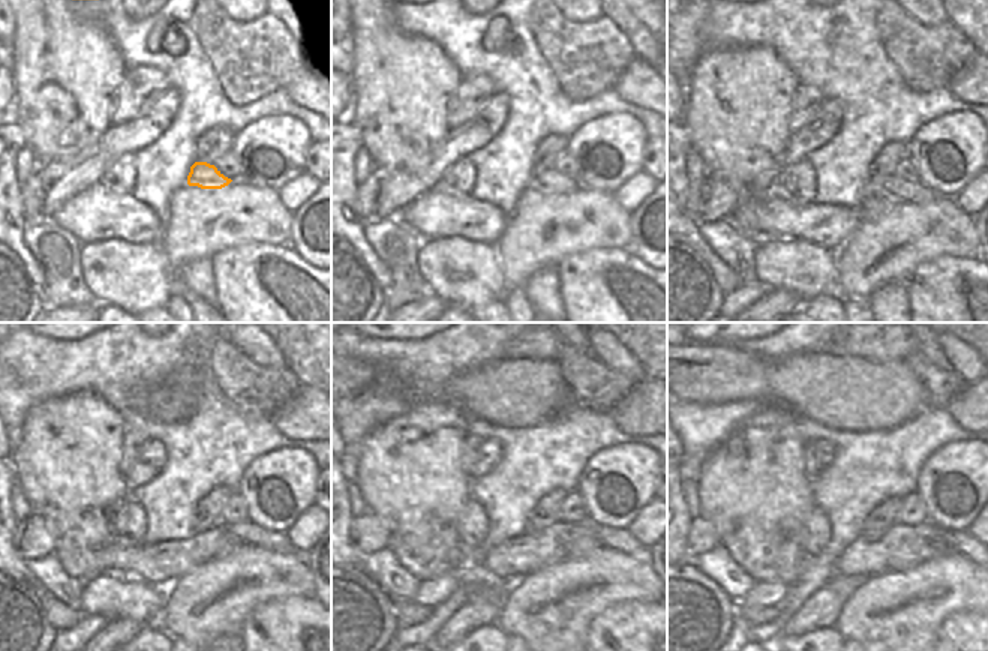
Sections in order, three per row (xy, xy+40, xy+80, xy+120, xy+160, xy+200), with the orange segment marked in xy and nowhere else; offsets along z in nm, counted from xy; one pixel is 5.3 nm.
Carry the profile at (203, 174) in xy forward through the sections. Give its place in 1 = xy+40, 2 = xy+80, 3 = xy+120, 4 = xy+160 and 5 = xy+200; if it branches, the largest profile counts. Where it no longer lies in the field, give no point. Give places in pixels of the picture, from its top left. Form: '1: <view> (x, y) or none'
1: xy+40 (549, 182)
2: xy+80 (892, 186)
3: xy+120 (248, 531)
4: xy+160 (616, 539)
5: xy+200 (957, 536)

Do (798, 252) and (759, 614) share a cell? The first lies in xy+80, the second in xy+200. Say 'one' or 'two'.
two

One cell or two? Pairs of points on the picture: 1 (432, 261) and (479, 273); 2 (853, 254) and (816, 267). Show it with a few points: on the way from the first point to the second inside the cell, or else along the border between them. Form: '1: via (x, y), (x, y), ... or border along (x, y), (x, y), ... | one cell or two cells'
1: via (444, 263), (453, 267), (467, 267) | one cell
2: border along (835, 260), (838, 293) | two cells

